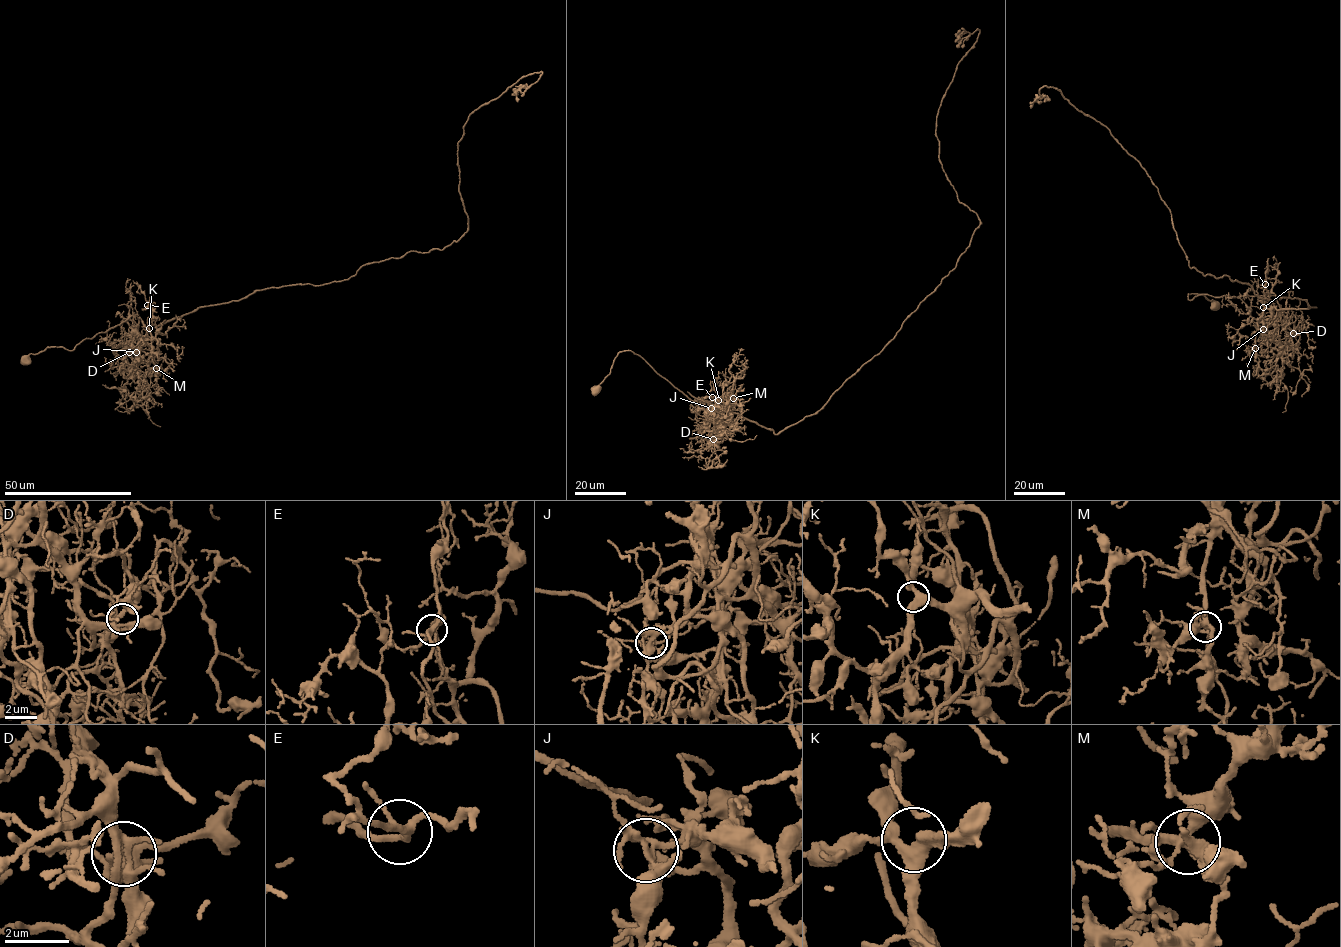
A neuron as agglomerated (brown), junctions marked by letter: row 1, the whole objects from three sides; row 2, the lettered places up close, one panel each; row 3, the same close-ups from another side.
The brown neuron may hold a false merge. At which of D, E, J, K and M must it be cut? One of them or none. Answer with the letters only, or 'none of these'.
J

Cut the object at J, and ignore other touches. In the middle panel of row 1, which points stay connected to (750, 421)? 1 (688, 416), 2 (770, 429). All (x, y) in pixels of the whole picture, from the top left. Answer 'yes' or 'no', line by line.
1: yes
2: yes

